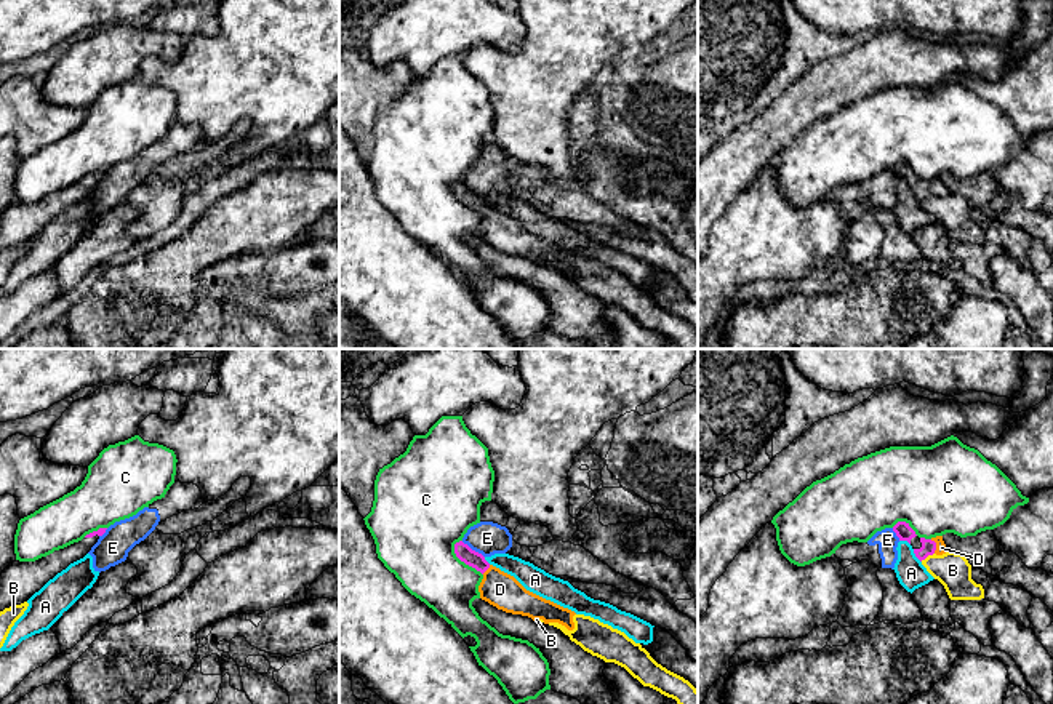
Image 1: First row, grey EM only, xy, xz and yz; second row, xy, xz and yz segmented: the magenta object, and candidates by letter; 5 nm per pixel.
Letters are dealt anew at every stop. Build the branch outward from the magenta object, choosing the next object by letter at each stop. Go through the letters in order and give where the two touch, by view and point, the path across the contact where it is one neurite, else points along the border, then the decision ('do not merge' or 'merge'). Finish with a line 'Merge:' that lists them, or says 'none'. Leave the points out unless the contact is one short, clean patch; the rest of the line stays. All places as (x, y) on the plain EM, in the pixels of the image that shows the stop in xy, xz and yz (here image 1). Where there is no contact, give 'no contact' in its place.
A: yz (916, 197) | along yz (912, 191), (920, 204) | do not merge
B: yz (927, 197) | along yz (933, 194), (920, 202) | do not merge
C: xz (463, 202) | along xz (456, 183), (456, 197), (482, 216) | do not merge
D: yz (935, 188) | merge
E: xz (471, 191) | along xz (461, 183), (484, 199) | do not merge
Merge: D

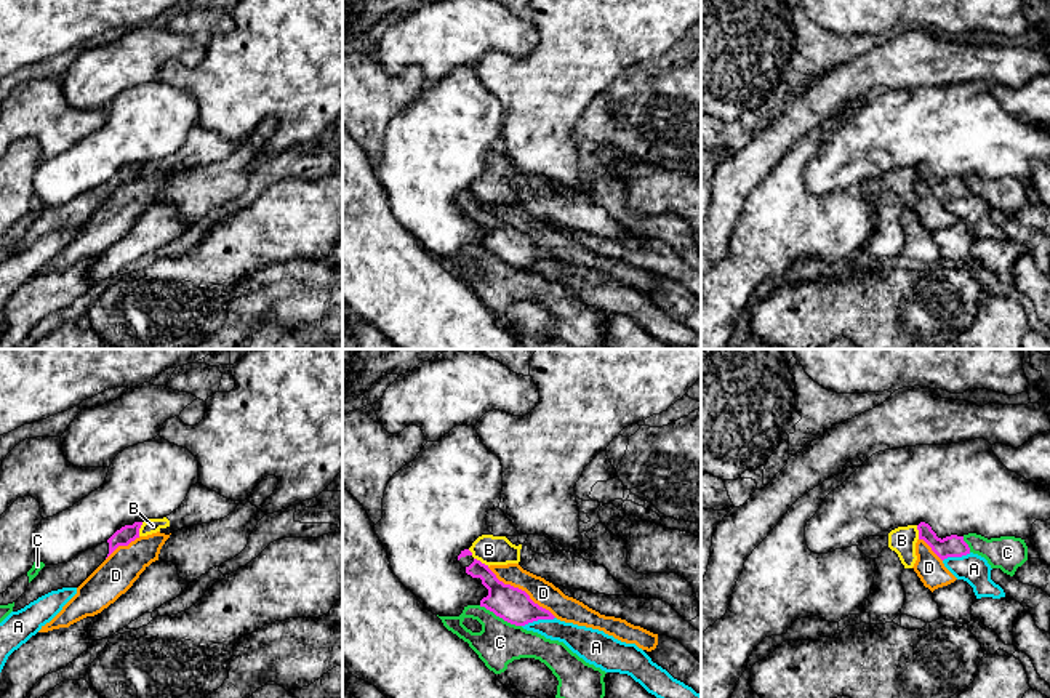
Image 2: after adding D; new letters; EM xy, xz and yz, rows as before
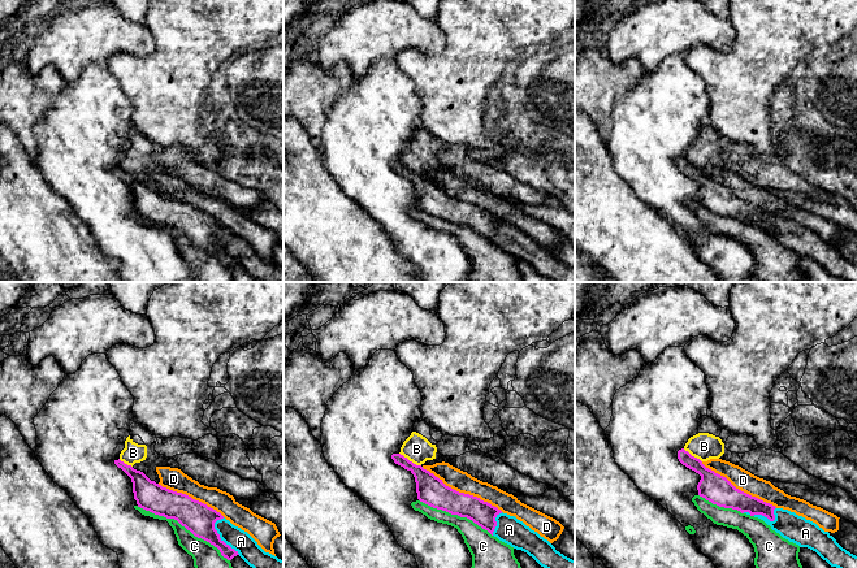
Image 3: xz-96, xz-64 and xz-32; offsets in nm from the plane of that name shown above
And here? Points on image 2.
A: xz (538, 260) | do not merge
B: xz (480, 204) | along xz (474, 199), (488, 207) | do not merge
C: xz (500, 258) | do not merge
D: xz (520, 231) | do not merge
Merge: none

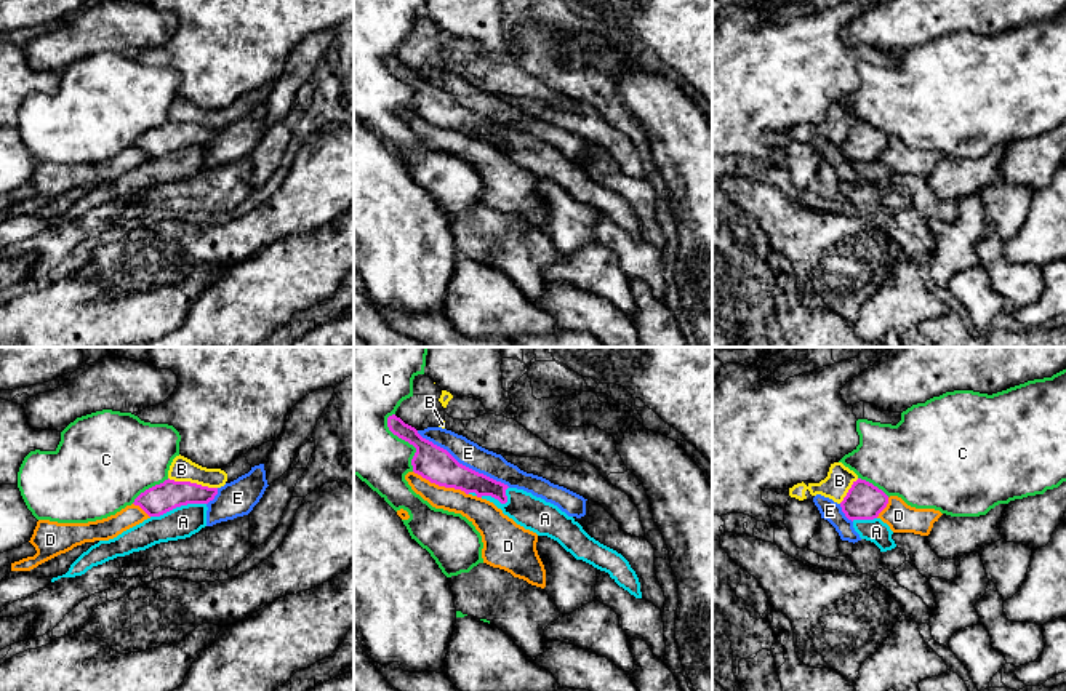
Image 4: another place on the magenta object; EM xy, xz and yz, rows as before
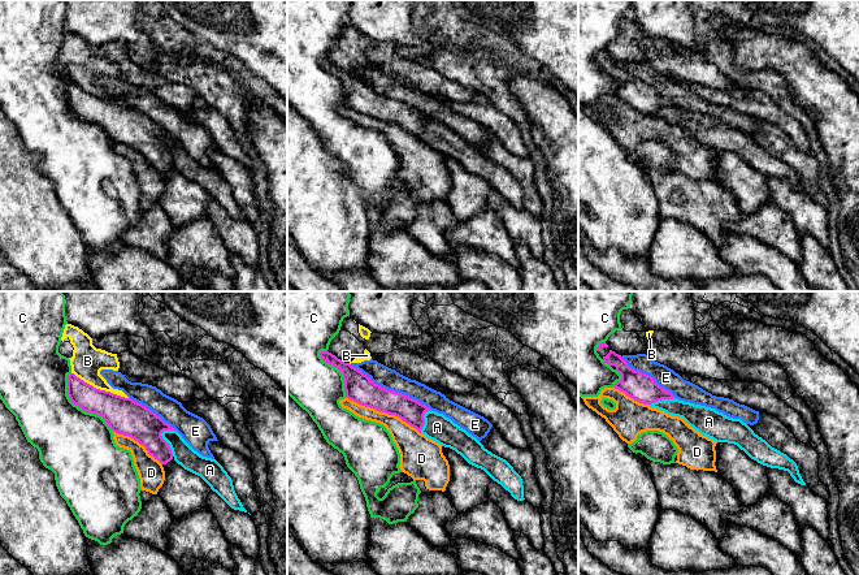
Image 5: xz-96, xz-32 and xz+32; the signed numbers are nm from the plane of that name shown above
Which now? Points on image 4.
A: xy (178, 147) | do not merge
B: xy (192, 125) | do not merge
C: xz (405, 82) | do not merge
D: xz (440, 127) | do not merge
E: xz (461, 106) | do not merge
Merge: none

